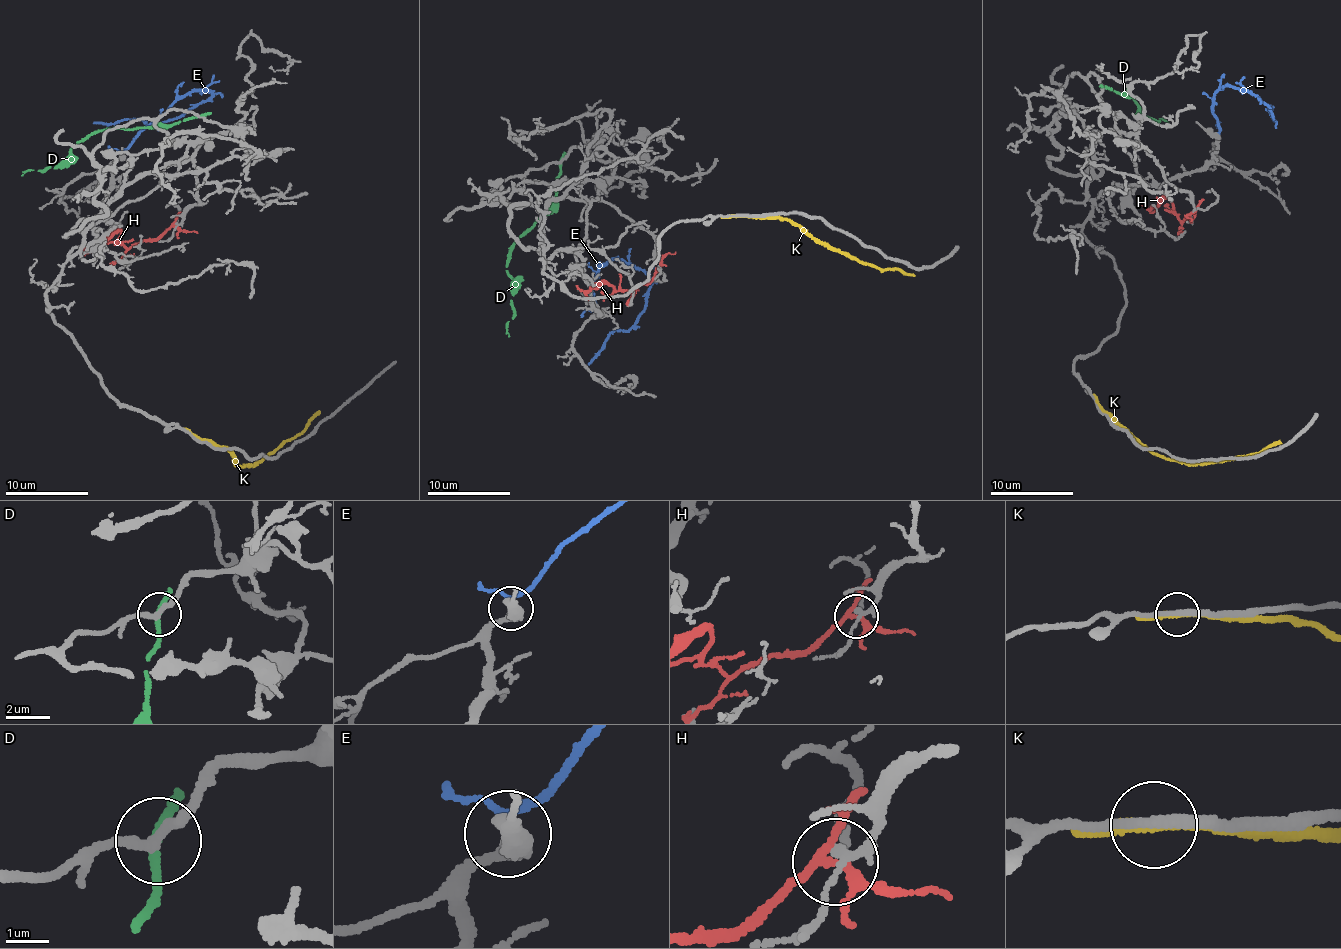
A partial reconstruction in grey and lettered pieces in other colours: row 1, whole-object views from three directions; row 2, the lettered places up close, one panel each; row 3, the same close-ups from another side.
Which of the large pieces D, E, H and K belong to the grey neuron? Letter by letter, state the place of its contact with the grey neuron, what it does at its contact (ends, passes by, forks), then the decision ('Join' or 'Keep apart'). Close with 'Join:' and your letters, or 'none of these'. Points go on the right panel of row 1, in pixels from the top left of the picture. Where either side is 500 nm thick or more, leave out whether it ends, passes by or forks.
D: Touches grey at (1104, 86). It passes by. Keep apart
E: Touches grey at (1218, 133). It passes by. Join
H: Touches grey at (1196, 210). It forks there. Keep apart
K: Touches grey at (1099, 405). It passes by. Keep apart
Join: E

